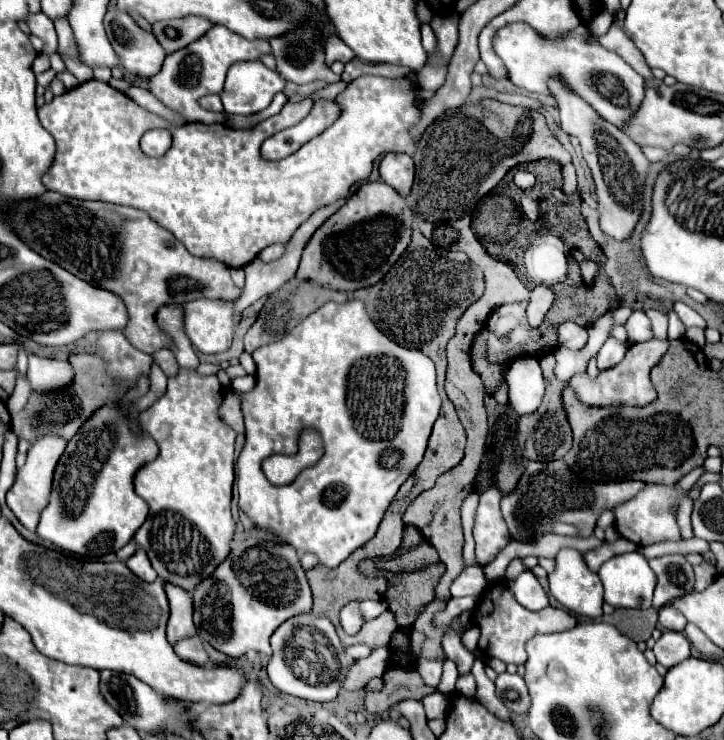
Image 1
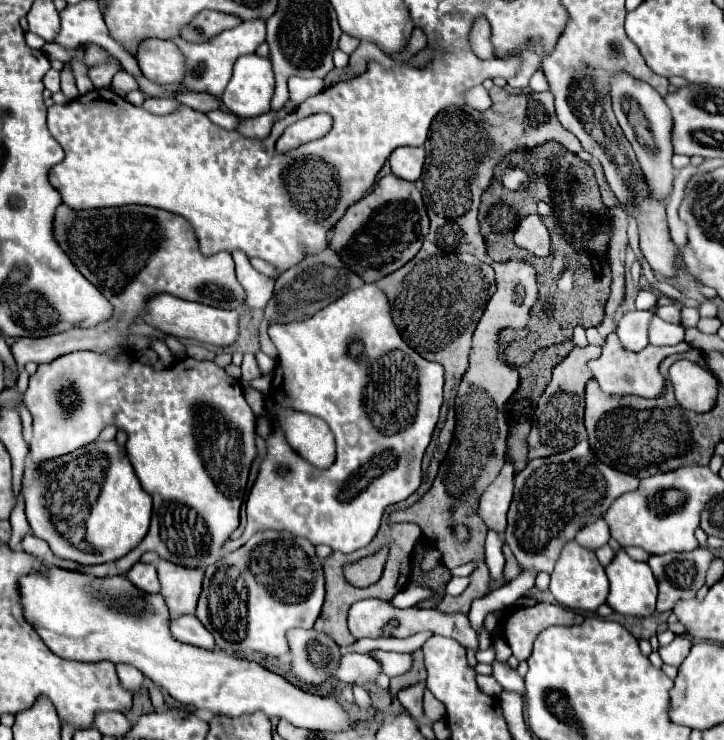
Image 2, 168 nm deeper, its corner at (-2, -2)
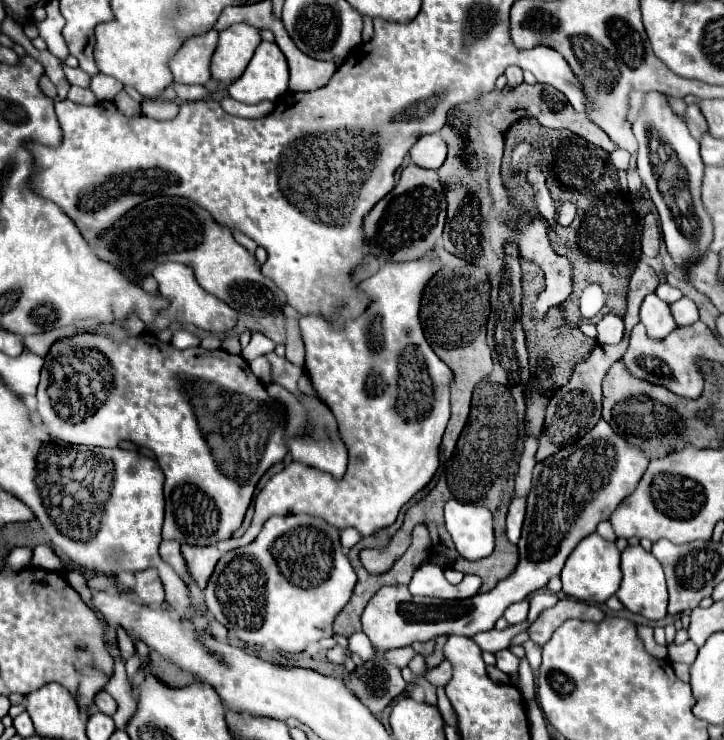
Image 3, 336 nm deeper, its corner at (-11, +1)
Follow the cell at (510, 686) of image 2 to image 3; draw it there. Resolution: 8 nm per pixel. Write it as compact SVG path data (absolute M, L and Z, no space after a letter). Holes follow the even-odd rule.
M508 649L498 651L498 653L494 653L494 655L496 655L496 667L498 667L500 671L504 671L504 673L508 673L508 675L512 675L512 673L518 671L520 659L518 659L514 653L510 653Z

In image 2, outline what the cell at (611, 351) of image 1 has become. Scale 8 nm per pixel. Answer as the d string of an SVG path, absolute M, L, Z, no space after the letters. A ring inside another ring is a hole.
M633 310L633 312L627 312L619 326L617 326L617 336L619 336L619 342L625 350L631 350L631 352L639 352L643 350L649 342L647 342L647 326L649 326L649 318L653 314L651 312L639 312L639 310Z

